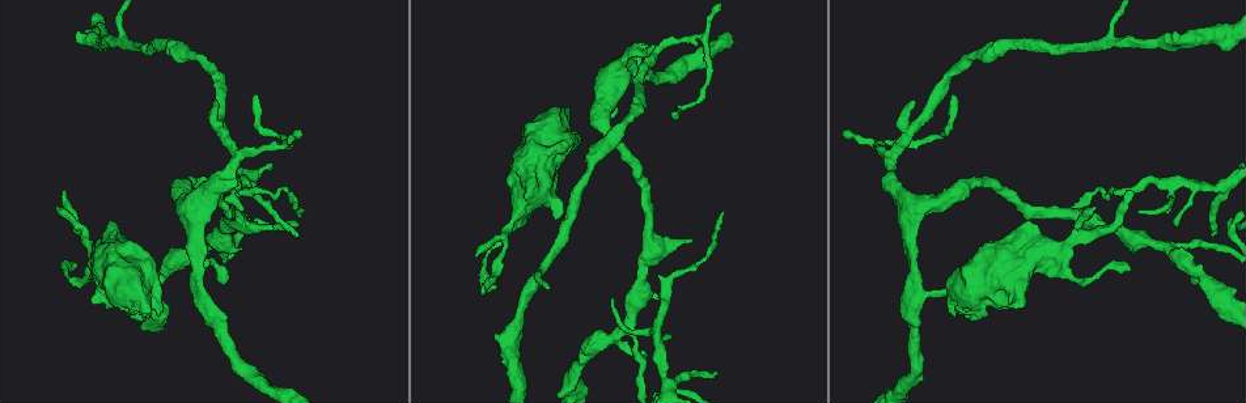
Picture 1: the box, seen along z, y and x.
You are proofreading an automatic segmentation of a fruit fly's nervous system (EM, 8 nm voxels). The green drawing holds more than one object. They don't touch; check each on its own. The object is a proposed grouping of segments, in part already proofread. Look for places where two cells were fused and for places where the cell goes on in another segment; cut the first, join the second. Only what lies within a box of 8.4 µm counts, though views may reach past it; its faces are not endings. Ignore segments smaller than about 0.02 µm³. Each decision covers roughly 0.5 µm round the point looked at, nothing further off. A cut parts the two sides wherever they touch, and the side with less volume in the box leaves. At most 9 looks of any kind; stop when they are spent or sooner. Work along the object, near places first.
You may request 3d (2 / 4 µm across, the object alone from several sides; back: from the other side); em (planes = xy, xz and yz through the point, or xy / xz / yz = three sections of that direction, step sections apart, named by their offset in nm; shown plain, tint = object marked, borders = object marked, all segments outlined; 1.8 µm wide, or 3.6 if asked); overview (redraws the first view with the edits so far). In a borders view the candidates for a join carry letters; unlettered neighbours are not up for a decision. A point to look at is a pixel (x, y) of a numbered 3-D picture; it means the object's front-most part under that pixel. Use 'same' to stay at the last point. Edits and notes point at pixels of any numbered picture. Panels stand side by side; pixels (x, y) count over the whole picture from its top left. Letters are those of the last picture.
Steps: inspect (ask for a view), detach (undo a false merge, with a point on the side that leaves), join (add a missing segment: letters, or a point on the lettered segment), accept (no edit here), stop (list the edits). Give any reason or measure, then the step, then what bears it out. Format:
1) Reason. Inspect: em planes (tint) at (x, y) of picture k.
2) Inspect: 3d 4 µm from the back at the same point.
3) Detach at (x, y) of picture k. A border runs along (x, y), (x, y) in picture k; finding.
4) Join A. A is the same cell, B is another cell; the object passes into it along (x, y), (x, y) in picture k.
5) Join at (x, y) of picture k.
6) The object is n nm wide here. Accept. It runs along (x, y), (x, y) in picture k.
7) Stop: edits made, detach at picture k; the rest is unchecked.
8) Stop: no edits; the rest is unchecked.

Free end. Inspect: 3d 2 µm at (635, 72) of picture 1.

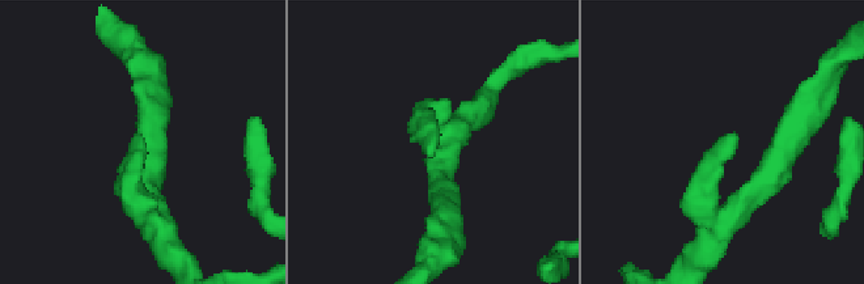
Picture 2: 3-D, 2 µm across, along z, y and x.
Shape alone is not enough. Inspect: em xy step 16 (borders) at (139, 133) of picture 2.

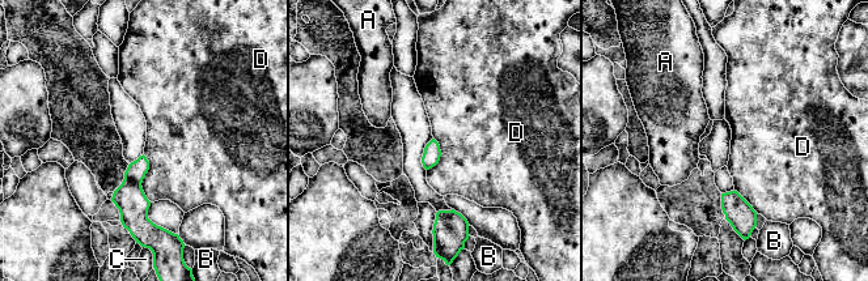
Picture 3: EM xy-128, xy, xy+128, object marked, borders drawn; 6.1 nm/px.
The longest contact is with D, 300 nm. Accept. A, B, C and D are other cells; no lettered segment goes on from it.

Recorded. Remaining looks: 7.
Abrupt turn. Inspect: 3d 2 µm at (282, 142) of picture 1.

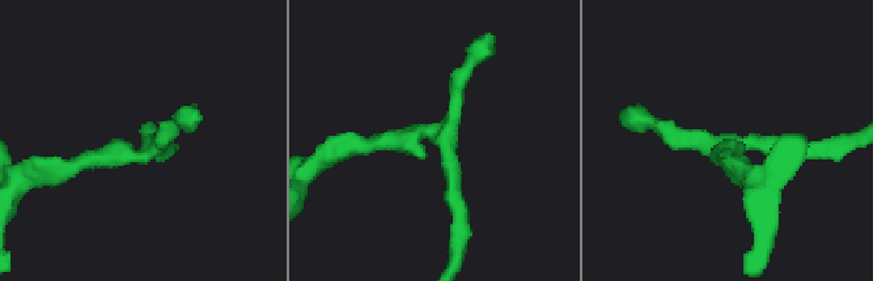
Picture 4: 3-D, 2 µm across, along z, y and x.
Inspect: em planes (tint) at (147, 146) of picture 4.

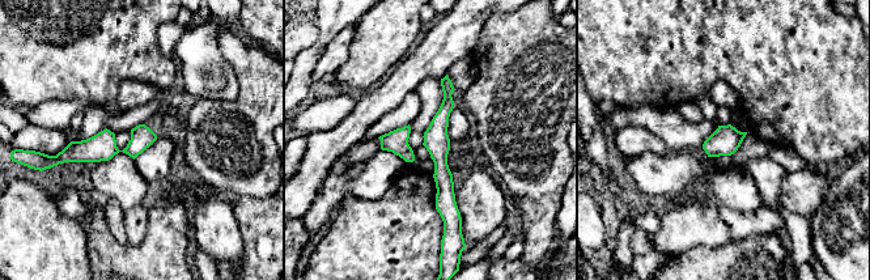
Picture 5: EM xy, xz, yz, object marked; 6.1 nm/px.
Inspect: em planes (borders) at the same point.

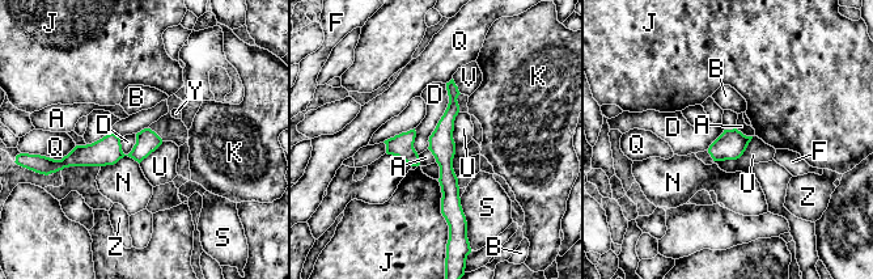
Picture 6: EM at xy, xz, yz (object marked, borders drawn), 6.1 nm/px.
Accept. A, B, D, F, J, K, N, Q, S, U, V, Y and Z are other cells; it runs along (449, 85), (445, 169), (450, 220) in picture 6; one cell here.

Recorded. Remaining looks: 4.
Branch stops here. Inspect: em xy step 4 (tint) at (644, 355) of picture 1.

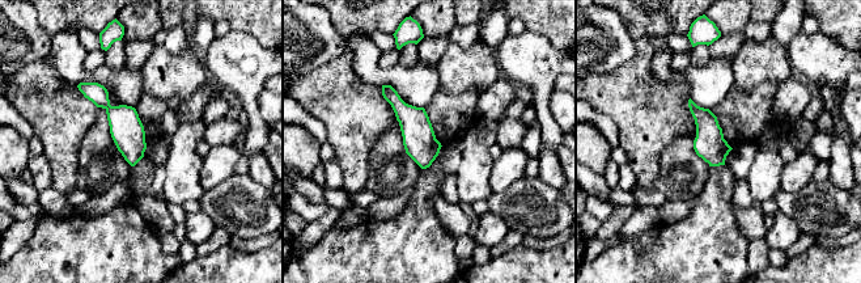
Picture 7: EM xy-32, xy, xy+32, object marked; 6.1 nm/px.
Another direction. Inspect: em planes (borders) at the same point.

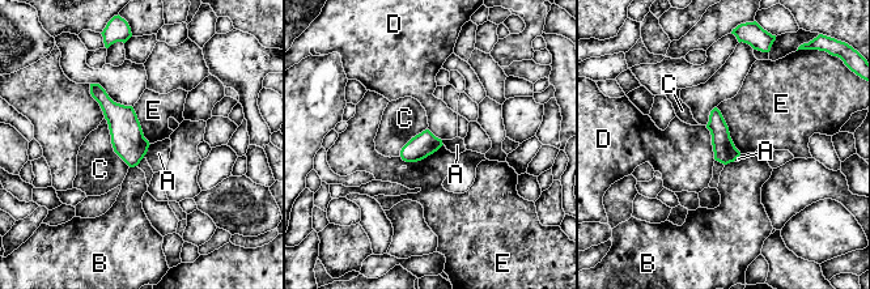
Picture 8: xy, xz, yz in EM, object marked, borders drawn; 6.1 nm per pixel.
Accept. A, B, C, D and E are other cells; it runs along (93, 86), (123, 122), (134, 162) in picture 8; none of them fits.

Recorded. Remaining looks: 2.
End of a long branch. Inspect: em planes (borders) at (724, 213) of picture 1.

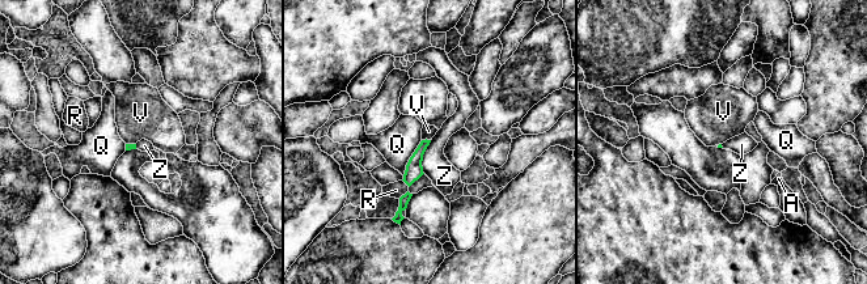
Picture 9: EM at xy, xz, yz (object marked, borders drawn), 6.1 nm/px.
The longest contact is with Q, 240 nm. Accept. A, Q, R, V and Z are other cells; a border runs along (431, 140), (423, 155), (423, 173) in picture 9; none of them fits.

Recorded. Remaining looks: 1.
Stop: no edits; the rest is unchecked.

